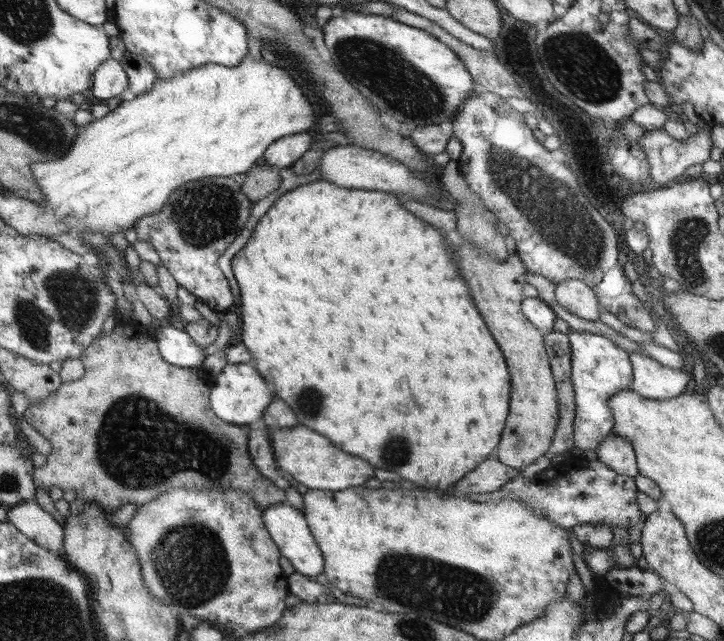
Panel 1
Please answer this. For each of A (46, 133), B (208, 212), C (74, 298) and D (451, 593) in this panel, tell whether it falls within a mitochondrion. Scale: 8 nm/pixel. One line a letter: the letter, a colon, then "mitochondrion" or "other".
A: mitochondrion
B: mitochondrion
C: mitochondrion
D: mitochondrion

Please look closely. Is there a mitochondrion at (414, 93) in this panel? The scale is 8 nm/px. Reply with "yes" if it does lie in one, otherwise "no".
yes

